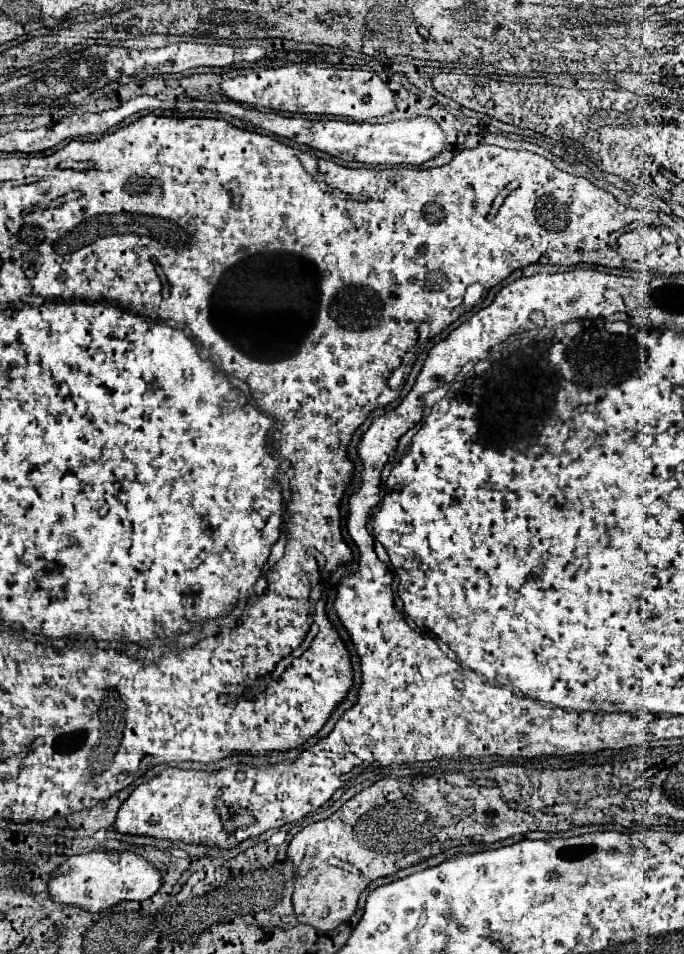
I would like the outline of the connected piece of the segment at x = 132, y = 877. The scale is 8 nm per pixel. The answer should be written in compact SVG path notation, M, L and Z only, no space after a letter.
M88 852L68 858L50 878L50 896L60 904L76 904L88 912L102 912L122 900L148 900L162 886L162 874L134 852Z

